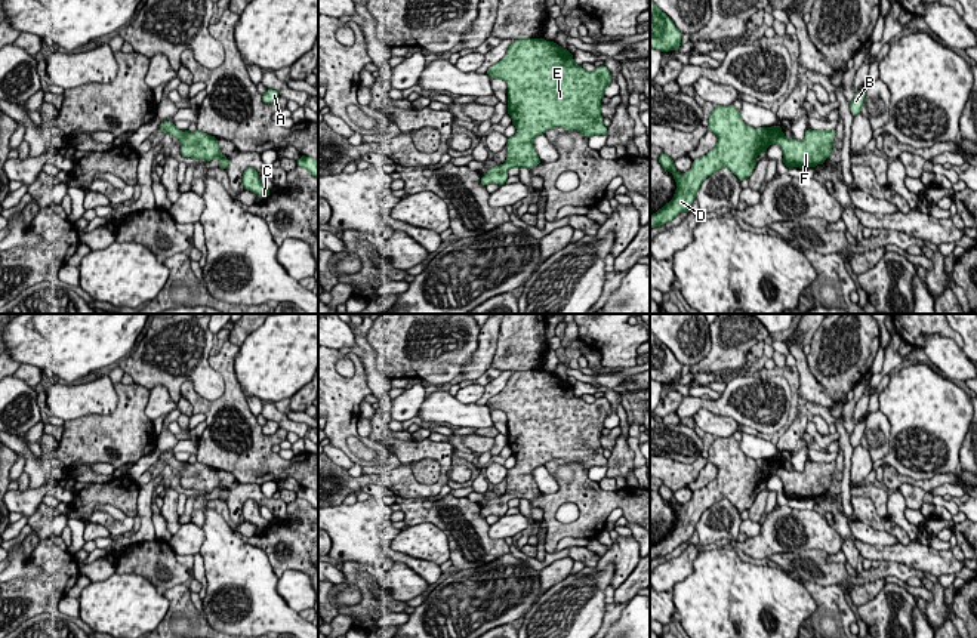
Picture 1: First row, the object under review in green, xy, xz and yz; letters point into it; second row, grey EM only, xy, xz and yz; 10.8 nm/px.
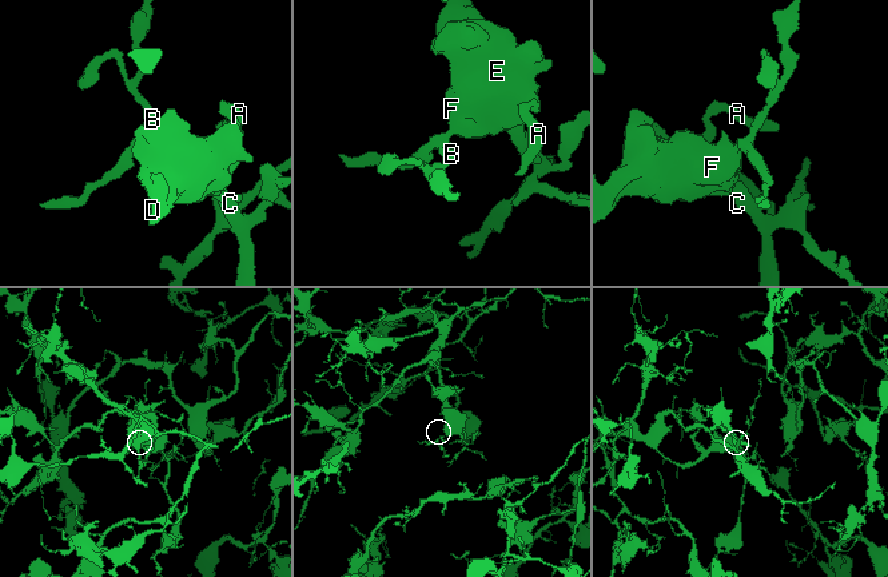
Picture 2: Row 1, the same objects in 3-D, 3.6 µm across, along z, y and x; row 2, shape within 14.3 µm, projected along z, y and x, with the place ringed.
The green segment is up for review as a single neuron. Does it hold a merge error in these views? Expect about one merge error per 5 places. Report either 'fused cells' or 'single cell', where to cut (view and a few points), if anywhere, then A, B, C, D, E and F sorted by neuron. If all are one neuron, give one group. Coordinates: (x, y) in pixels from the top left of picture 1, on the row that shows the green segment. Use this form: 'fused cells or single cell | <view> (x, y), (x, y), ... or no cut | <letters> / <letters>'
single cell | no cut | A B C D E F

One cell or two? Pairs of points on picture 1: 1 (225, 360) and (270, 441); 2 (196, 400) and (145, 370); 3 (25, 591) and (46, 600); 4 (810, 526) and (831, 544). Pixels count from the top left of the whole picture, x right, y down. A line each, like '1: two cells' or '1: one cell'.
1: one cell
2: two cells
3: one cell
4: one cell

